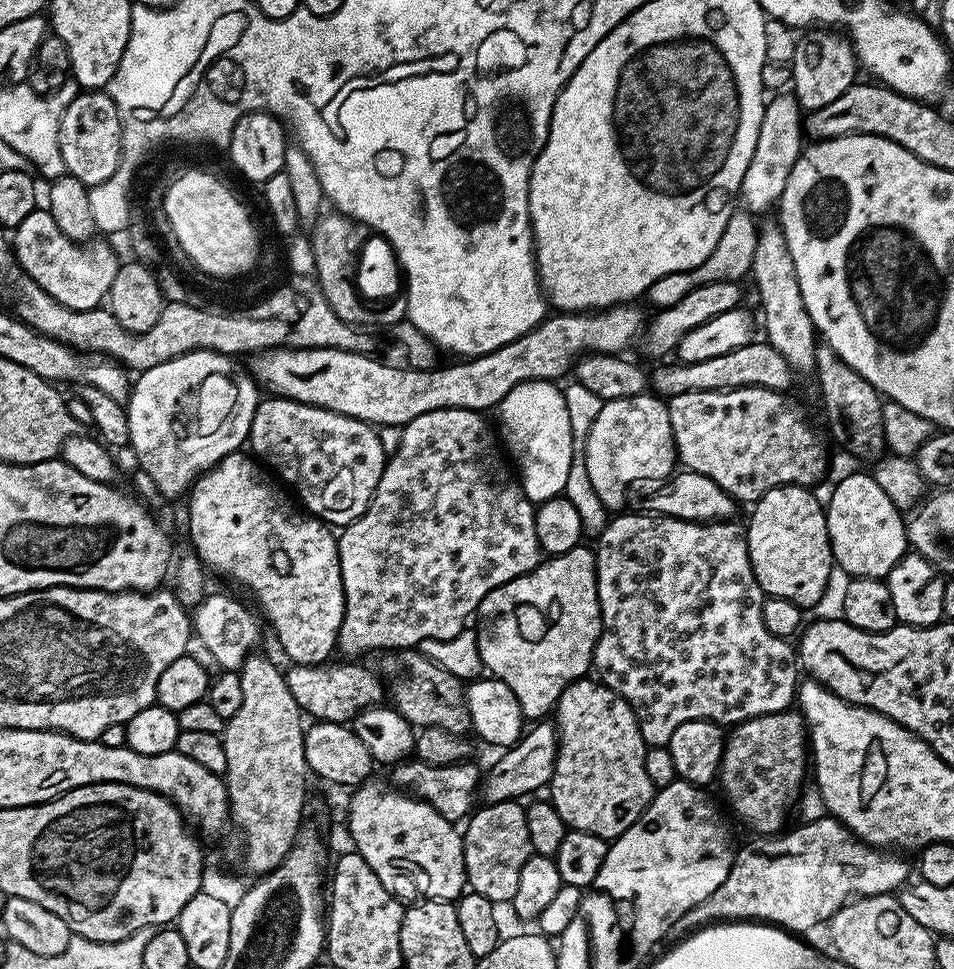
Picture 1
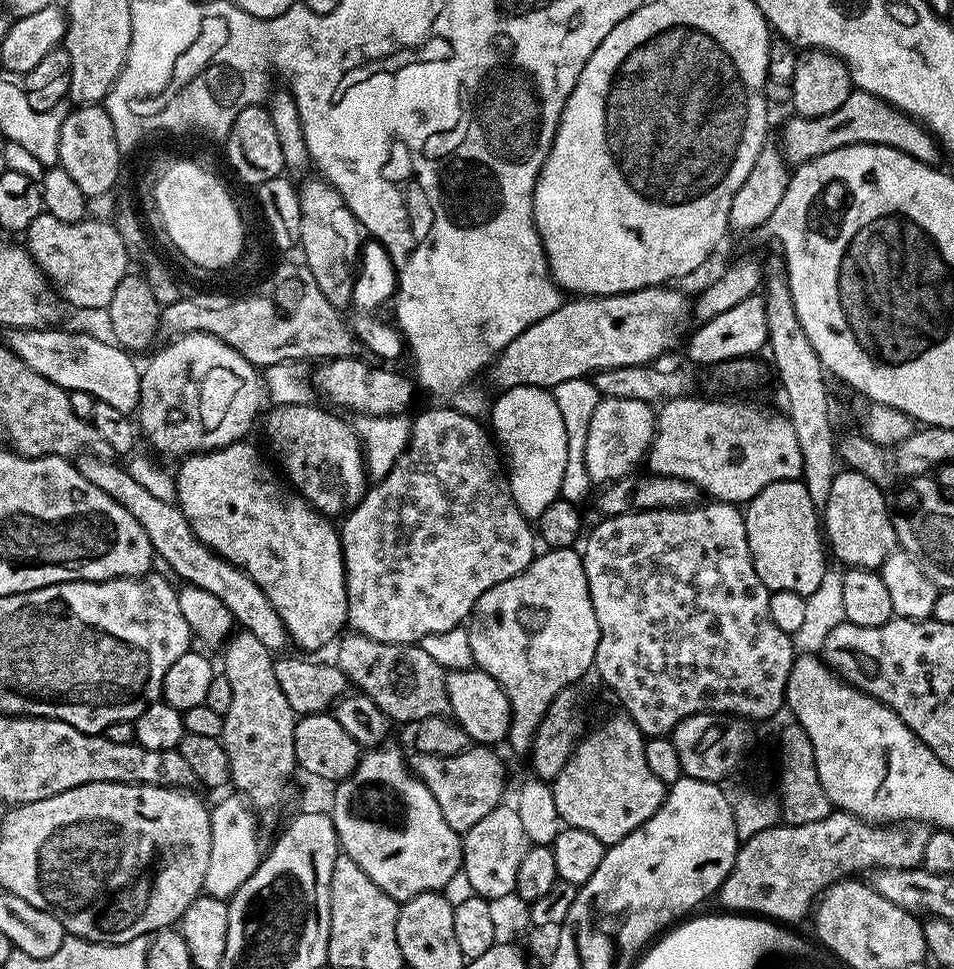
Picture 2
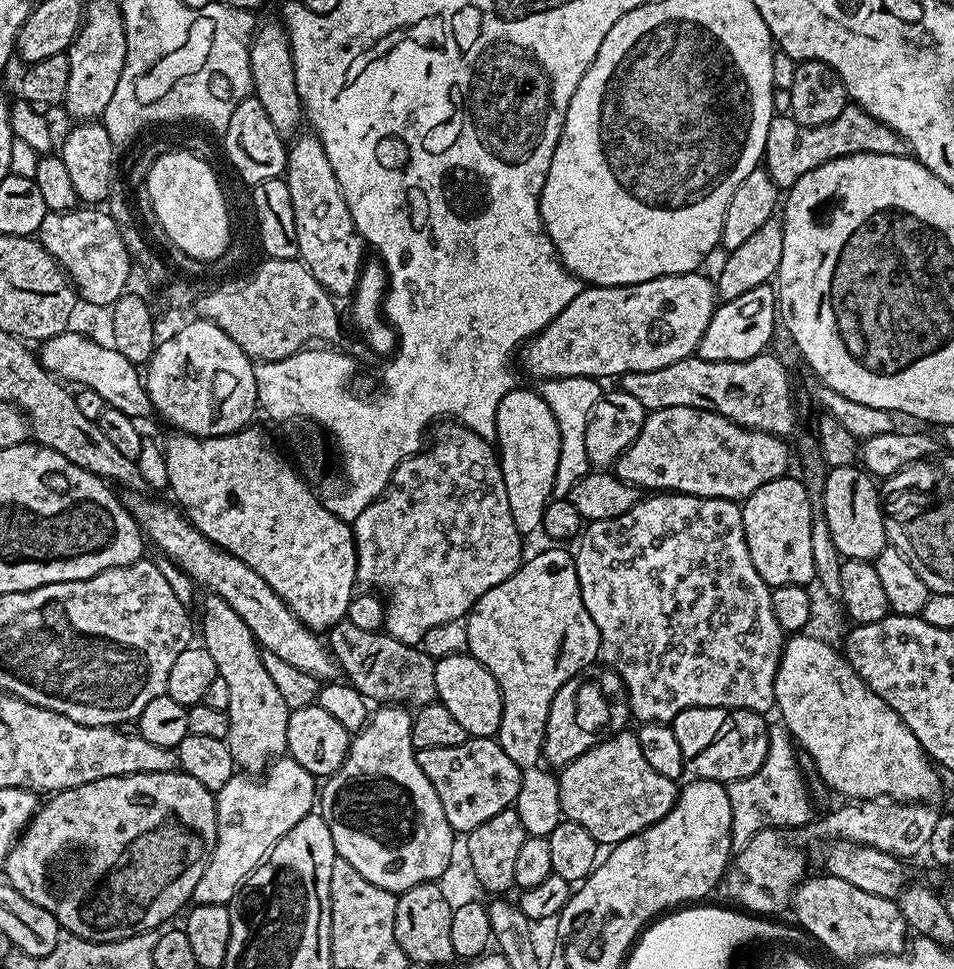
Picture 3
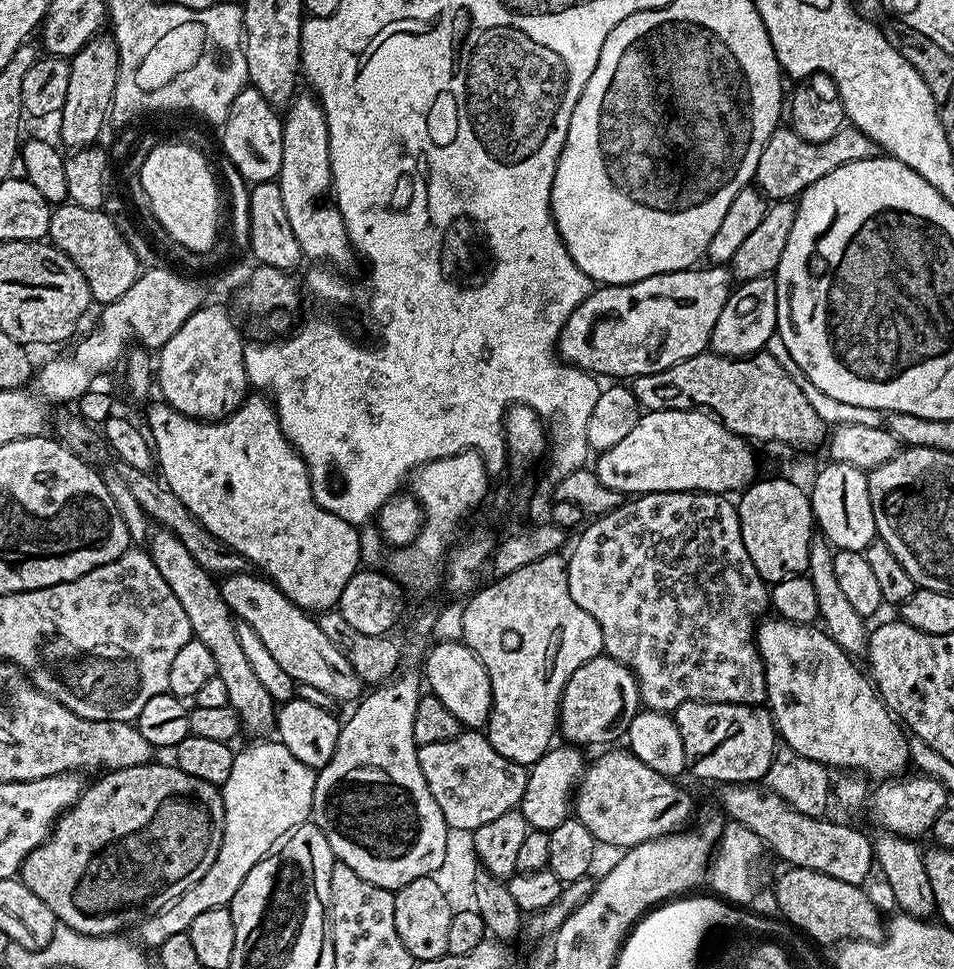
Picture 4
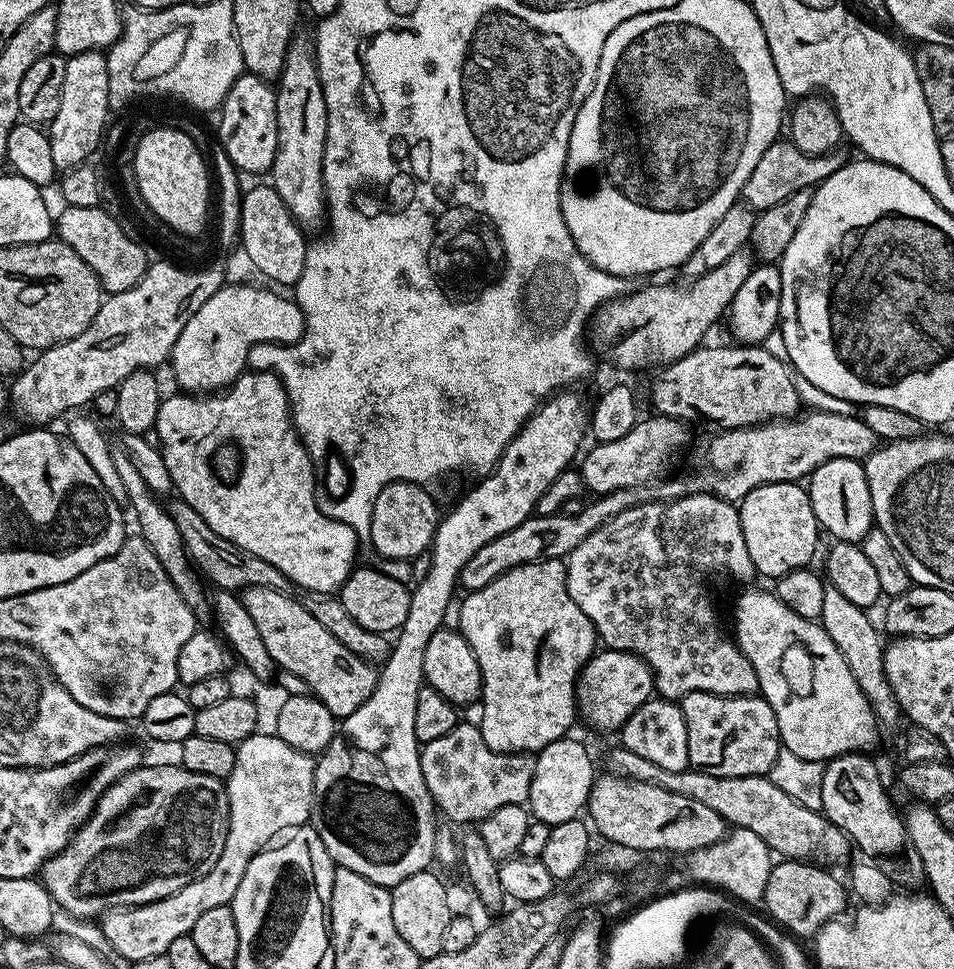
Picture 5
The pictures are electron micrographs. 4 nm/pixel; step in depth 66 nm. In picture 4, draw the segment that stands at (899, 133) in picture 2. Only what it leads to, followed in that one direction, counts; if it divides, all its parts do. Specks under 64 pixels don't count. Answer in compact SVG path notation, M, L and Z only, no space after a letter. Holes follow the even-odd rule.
M777 126L766 146L762 146L762 154L758 154L754 184L769 201L796 200L800 193L818 182L818 178L826 178L830 170L838 170L838 166L846 166L850 162L868 160L881 155L881 152L882 149L870 137L862 134L862 130L851 126L840 128L838 134L817 144L806 142L790 126Z

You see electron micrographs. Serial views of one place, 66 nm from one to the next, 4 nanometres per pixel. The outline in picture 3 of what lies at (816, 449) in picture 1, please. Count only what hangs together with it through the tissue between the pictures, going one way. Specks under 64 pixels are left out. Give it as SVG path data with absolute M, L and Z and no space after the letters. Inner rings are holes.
M670 406L649 411L645 415L638 438L634 438L632 445L616 459L614 475L641 490L667 490L683 492L686 496L743 502L750 494L754 494L754 490L758 490L758 486L766 486L766 482L774 482L789 471L788 448L784 444L787 443L779 436L760 432L756 428L744 428L717 412Z

